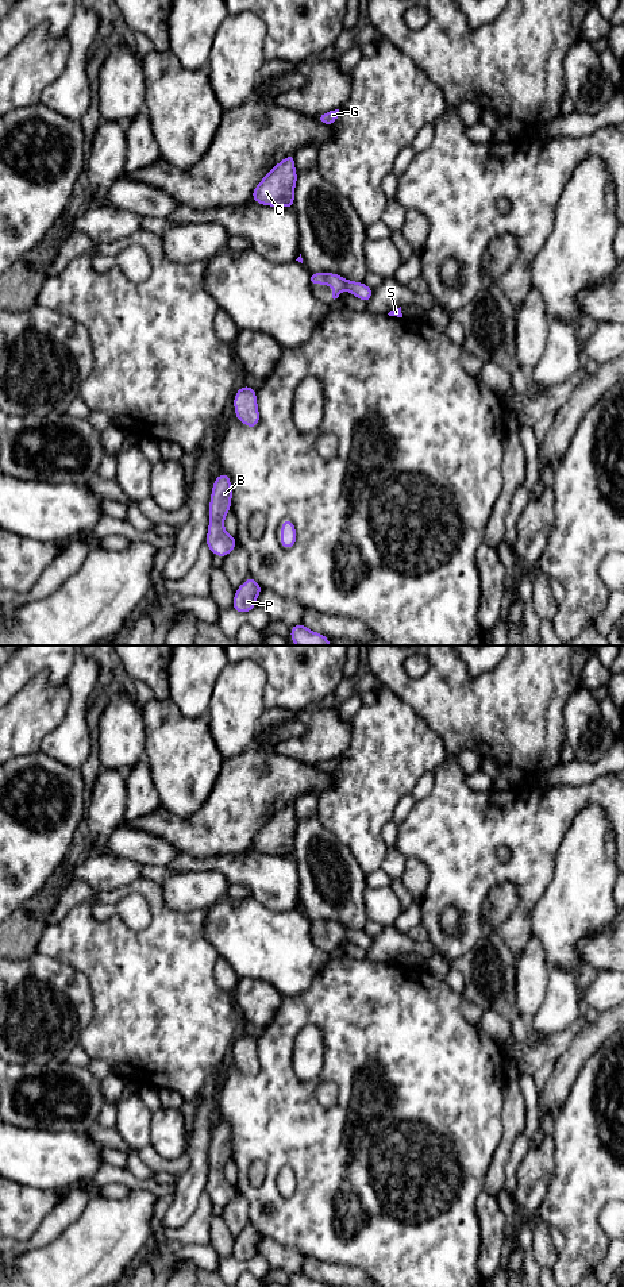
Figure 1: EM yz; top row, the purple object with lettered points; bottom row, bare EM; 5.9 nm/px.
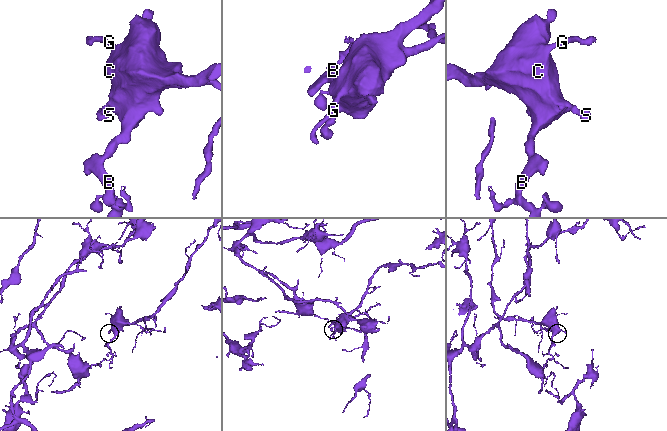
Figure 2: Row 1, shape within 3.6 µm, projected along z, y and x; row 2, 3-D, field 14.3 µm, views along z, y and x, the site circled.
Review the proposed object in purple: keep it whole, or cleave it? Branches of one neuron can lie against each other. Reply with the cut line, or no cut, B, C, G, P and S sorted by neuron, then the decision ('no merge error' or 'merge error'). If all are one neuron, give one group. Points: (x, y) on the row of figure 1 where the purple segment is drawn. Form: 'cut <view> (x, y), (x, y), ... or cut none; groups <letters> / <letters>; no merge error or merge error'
cut none; groups B C G P S; no merge error

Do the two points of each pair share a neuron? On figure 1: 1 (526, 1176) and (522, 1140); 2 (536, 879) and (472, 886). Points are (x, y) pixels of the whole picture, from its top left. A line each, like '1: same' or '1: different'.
1: different
2: same

